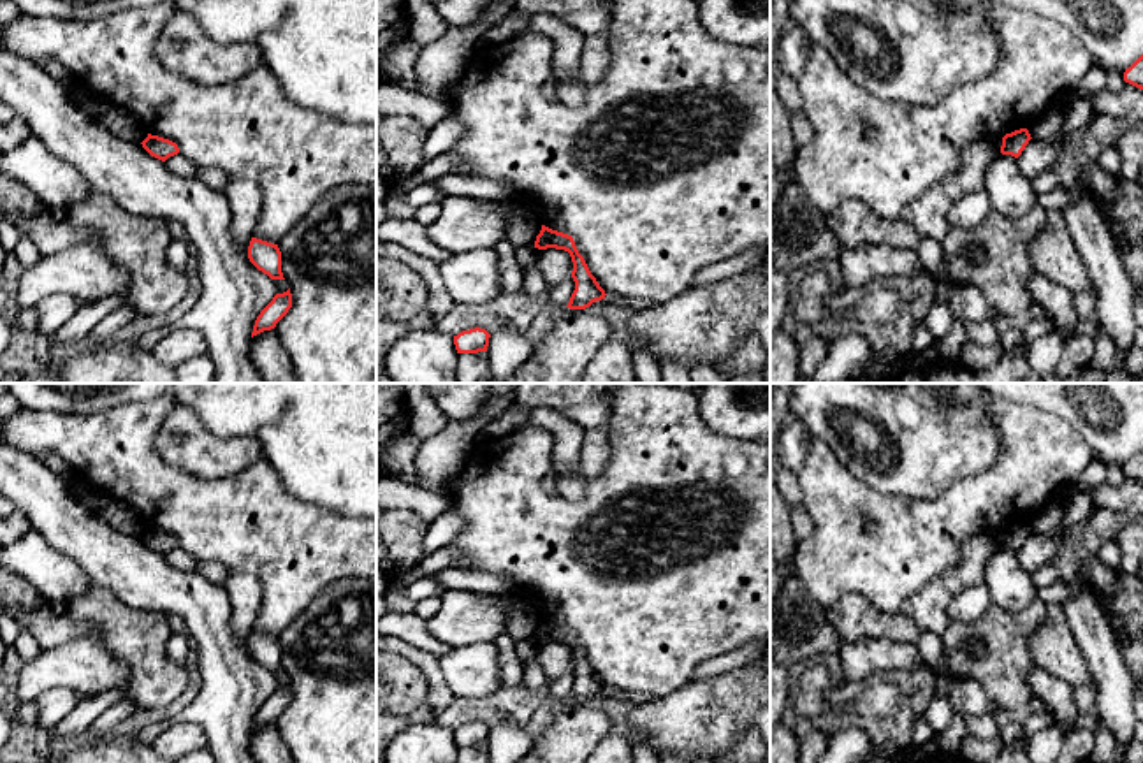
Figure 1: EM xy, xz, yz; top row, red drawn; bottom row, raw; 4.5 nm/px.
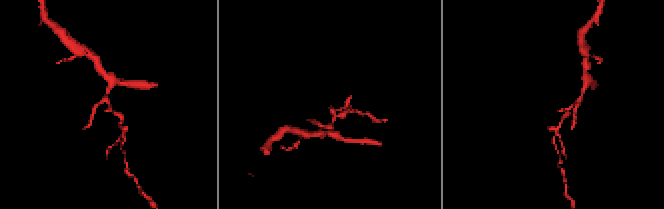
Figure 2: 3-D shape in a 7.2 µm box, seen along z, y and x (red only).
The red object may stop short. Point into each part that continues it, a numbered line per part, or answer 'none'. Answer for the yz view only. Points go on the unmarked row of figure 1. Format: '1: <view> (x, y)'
none

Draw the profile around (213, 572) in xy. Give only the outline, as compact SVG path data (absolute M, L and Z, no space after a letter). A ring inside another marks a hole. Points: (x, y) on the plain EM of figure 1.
M199 561L197 573L206 577L215 585L223 585L229 578L229 571L220 563L213 561Z

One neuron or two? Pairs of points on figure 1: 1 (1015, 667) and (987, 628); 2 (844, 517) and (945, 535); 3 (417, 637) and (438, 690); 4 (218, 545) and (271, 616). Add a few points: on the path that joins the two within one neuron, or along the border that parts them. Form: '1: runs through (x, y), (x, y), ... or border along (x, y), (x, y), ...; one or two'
1: runs through (1006, 658), (1006, 647), (996, 637); one
2: runs through (869, 535), (920, 535); one
3: border along (394, 637), (428, 651), (436, 660); two
4: runs through (247, 545), (259, 545), (278, 565), (278, 588); one

